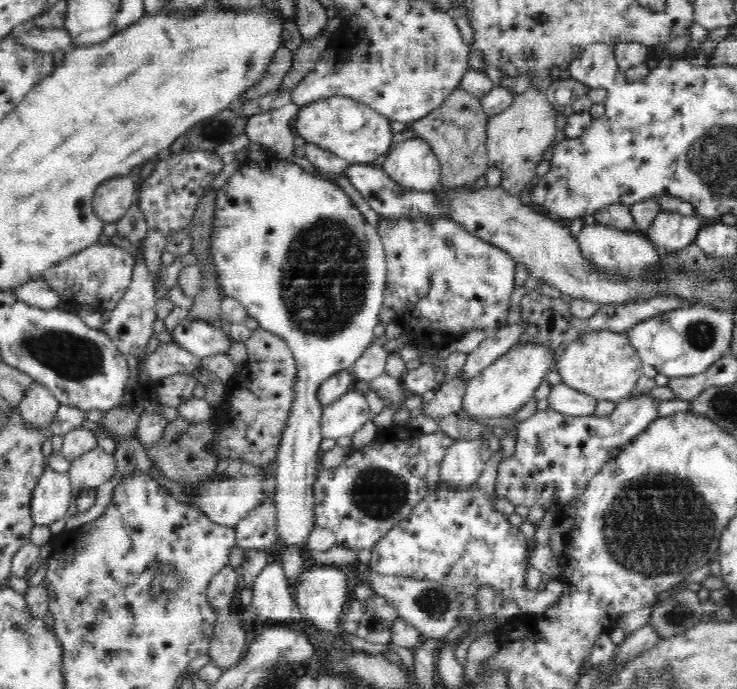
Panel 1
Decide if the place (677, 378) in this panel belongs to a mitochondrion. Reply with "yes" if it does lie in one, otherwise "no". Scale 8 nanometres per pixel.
no

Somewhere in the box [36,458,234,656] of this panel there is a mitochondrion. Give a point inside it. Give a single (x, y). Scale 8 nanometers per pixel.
(167, 583)

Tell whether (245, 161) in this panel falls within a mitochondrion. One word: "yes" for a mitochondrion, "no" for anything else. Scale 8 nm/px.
no

